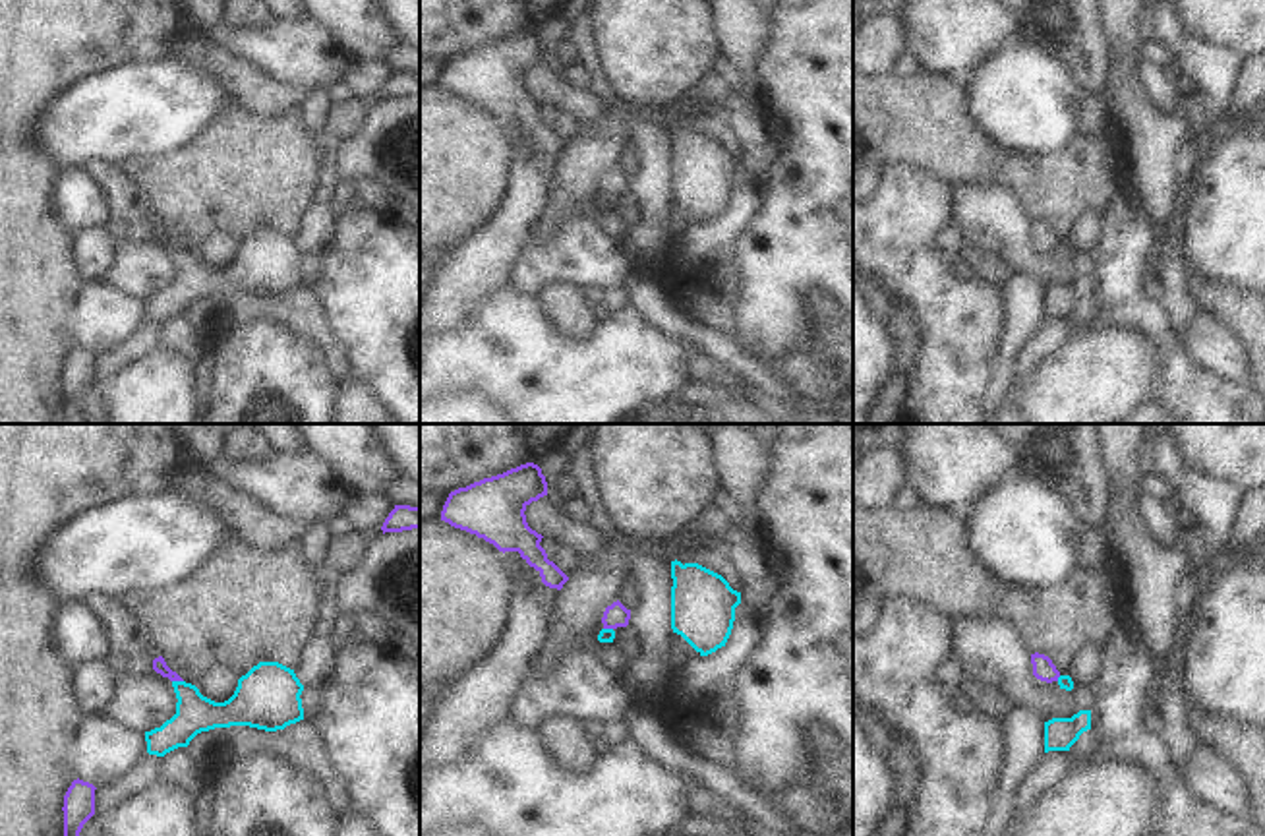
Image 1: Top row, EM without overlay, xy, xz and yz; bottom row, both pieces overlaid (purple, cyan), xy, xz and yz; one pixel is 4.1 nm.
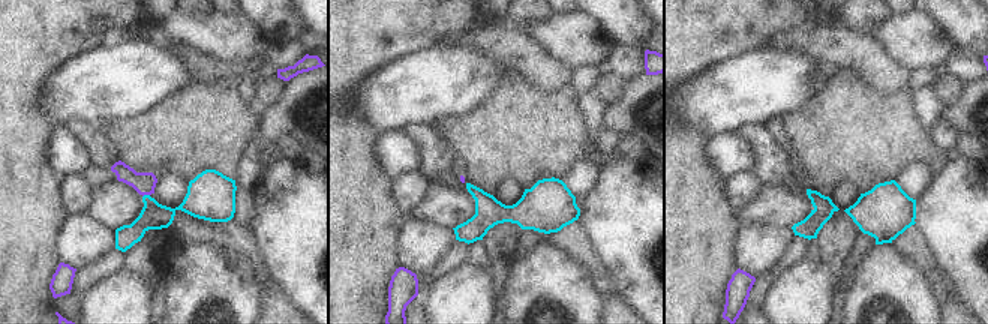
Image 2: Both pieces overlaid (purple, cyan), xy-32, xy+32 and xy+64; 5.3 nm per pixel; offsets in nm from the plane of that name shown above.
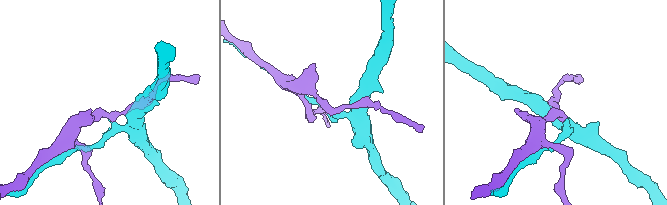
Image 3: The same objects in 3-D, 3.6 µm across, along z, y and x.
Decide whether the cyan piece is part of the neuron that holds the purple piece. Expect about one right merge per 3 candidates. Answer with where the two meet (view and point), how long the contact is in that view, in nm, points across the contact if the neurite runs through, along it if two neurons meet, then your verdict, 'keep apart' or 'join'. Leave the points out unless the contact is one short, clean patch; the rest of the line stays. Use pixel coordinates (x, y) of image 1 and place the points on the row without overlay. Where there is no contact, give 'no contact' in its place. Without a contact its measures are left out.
contact xy (178, 246); length 50 nm; keep apart

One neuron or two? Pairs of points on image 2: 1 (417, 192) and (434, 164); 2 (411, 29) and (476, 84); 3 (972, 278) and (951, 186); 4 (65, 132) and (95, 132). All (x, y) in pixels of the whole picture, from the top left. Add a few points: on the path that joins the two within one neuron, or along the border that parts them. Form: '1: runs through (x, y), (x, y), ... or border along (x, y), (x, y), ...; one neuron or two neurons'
1: border along (420, 171), (434, 182); two neurons
2: border along (438, 44), (399, 59); two neurons
3: runs through (970, 255), (970, 213), (967, 209); one neuron
4: border along (68, 125), (90, 150), (93, 161); two neurons

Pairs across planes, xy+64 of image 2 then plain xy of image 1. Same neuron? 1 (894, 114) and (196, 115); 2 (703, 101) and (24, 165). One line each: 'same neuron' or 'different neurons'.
1: different neurons
2: different neurons

